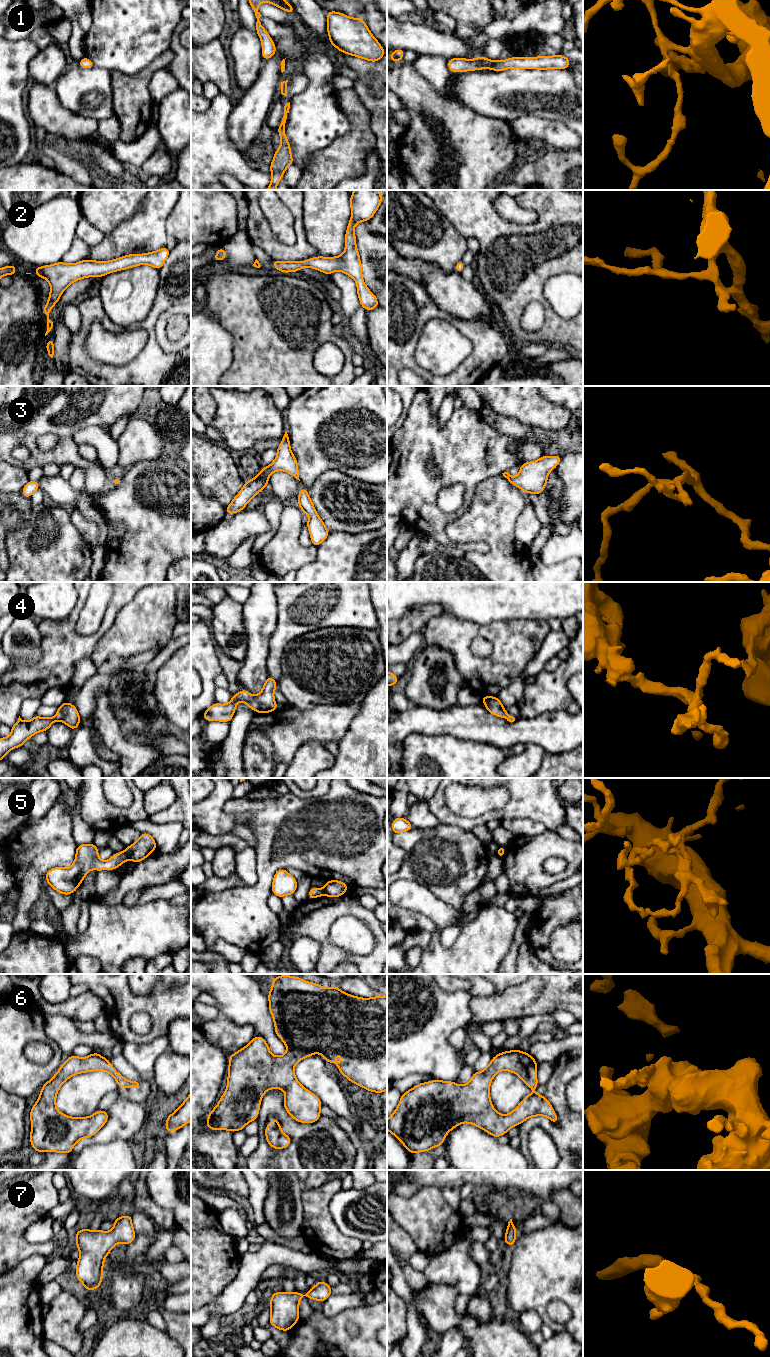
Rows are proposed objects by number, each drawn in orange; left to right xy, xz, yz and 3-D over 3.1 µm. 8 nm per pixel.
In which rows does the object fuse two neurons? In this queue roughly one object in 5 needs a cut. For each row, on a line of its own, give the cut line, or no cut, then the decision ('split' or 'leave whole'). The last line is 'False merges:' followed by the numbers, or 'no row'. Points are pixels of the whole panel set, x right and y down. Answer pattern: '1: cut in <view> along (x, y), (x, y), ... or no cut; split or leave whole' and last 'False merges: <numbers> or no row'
1: no cut; leave whole
2: no cut; leave whole
3: no cut; leave whole
4: no cut; leave whole
5: cut in xy along (124, 851), (128, 858); split
6: no cut; leave whole
7: no cut; leave whole
False merges: 5

